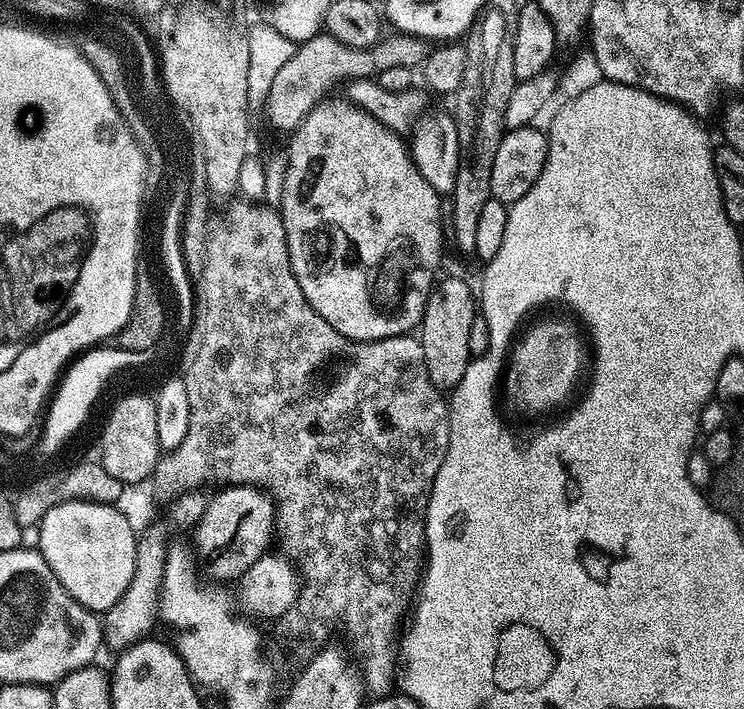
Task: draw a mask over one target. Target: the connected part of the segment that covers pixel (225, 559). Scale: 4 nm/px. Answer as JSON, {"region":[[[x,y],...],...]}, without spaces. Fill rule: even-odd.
{"region":[[[224,486],[217,492],[220,493],[209,499],[201,520],[194,527],[194,556],[209,581],[236,582],[269,551],[268,543],[271,545],[274,540],[276,510],[271,496],[259,488]]]}

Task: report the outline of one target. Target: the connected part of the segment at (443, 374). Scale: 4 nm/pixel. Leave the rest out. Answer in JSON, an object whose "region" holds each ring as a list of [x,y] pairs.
{"region":[[[448,276],[433,287],[424,307],[424,318],[418,329],[418,339],[424,351],[424,365],[430,374],[430,382],[441,390],[451,390],[458,382],[462,382],[462,374],[466,374],[466,366],[473,359],[470,354],[470,326],[474,326],[474,318],[478,315],[478,296],[464,280],[456,276]]]}

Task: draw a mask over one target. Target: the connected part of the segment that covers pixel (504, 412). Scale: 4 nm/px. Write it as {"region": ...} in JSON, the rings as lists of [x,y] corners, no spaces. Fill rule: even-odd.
{"region":[[[568,300],[534,302],[520,314],[508,336],[500,368],[492,382],[490,408],[494,410],[502,428],[516,438],[518,444],[532,444],[536,436],[566,422],[588,400],[596,378],[598,358],[594,324],[590,324],[574,304]]]}

